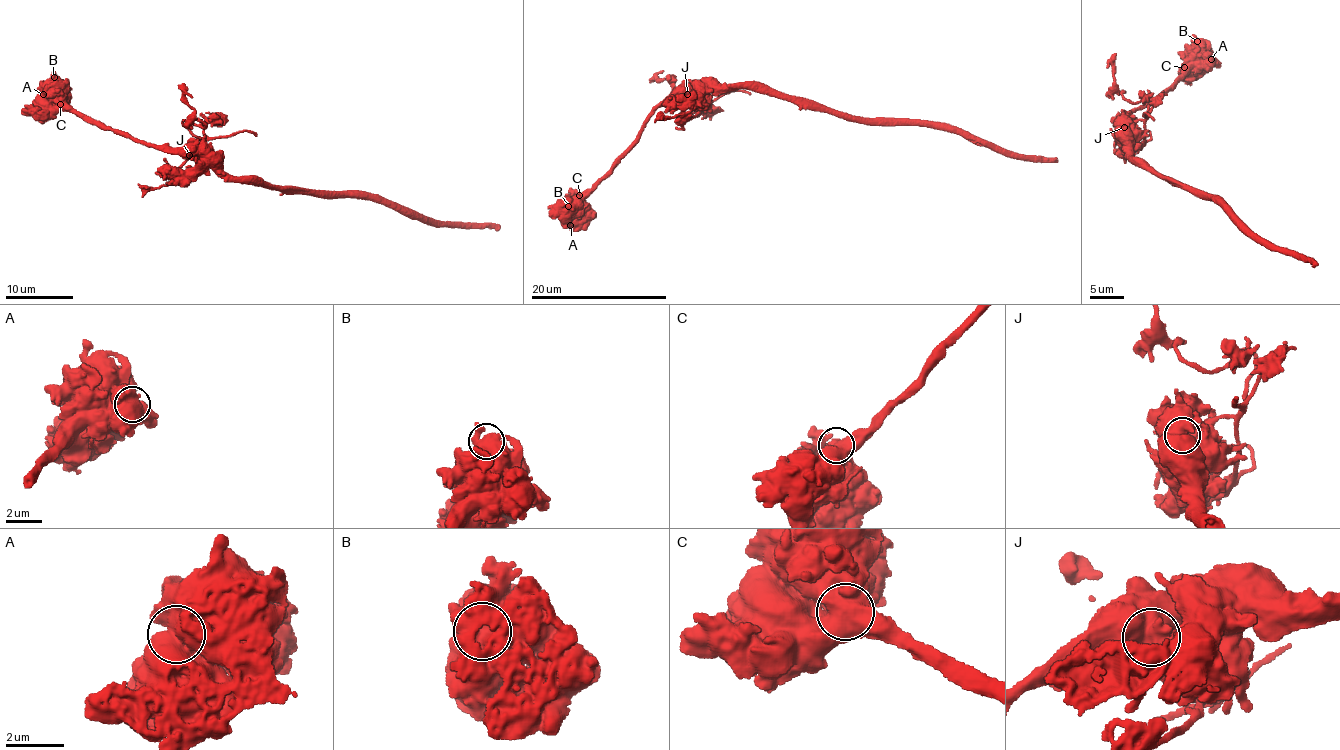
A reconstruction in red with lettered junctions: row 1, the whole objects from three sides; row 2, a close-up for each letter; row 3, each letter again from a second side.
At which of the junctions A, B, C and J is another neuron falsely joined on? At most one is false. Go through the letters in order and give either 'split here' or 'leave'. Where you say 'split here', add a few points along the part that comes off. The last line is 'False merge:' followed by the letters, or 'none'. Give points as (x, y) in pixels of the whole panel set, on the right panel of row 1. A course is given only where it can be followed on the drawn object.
A: leave
B: leave
C: leave
J: split here | (1124, 126), (1146, 118), (1152, 100), (1146, 95), (1129, 102), (1122, 94), (1113, 80), (1116, 53)
False merge: J

